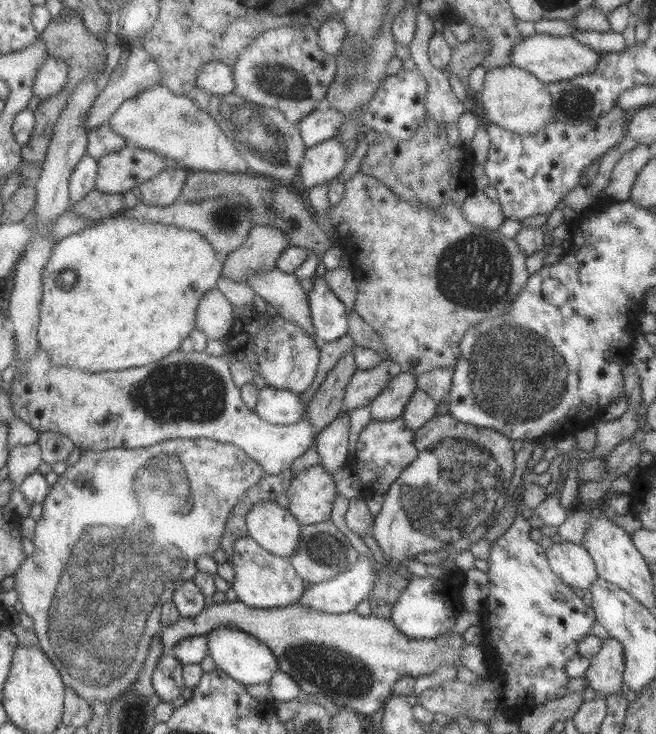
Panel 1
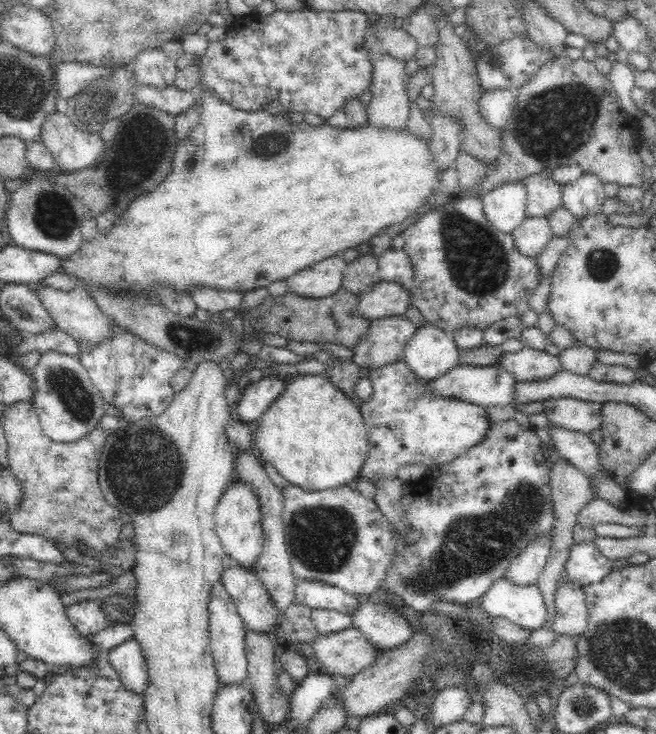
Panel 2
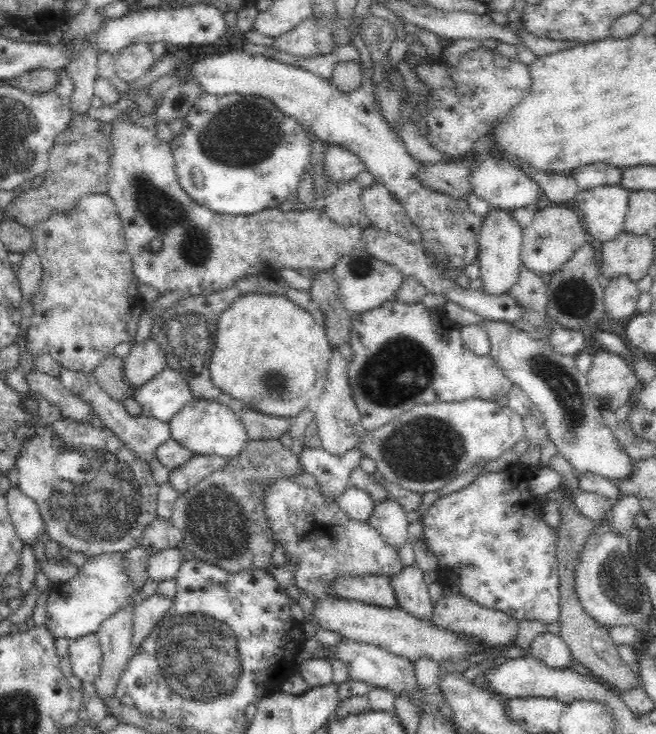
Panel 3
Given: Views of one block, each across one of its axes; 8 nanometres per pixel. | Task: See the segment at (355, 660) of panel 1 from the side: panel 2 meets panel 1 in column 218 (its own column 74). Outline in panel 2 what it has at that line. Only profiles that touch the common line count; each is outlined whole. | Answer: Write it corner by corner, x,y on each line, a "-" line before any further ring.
98,599
80,600
66,607
65,612
74,629
84,637
97,634
110,624

